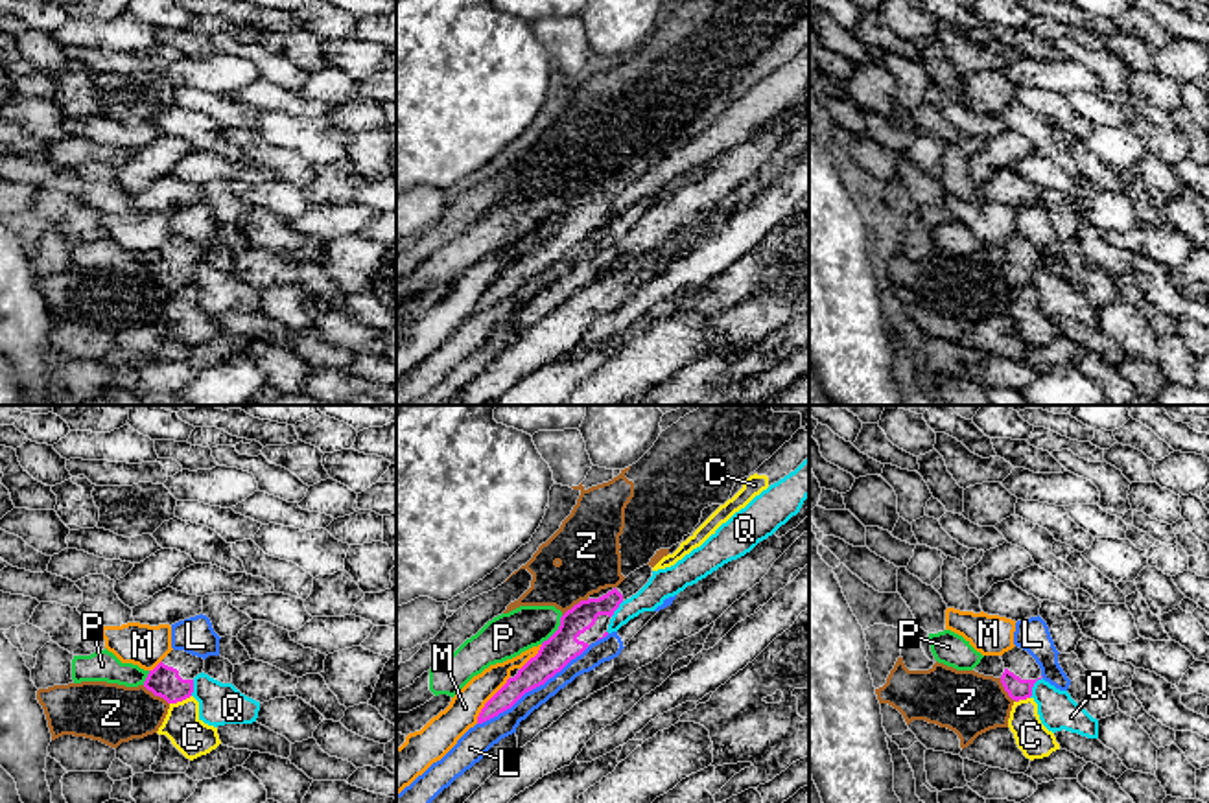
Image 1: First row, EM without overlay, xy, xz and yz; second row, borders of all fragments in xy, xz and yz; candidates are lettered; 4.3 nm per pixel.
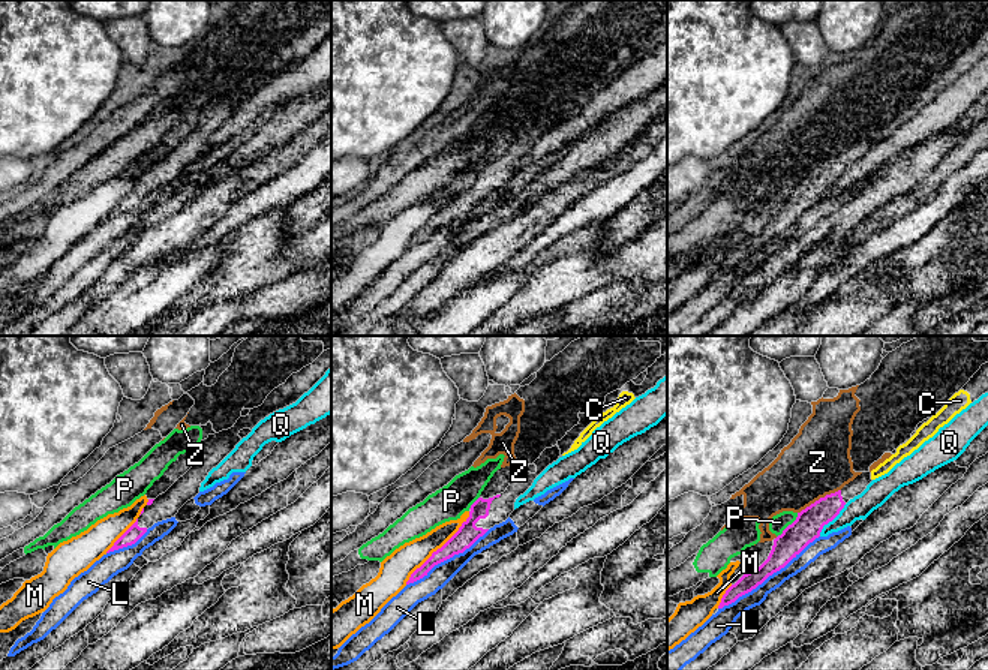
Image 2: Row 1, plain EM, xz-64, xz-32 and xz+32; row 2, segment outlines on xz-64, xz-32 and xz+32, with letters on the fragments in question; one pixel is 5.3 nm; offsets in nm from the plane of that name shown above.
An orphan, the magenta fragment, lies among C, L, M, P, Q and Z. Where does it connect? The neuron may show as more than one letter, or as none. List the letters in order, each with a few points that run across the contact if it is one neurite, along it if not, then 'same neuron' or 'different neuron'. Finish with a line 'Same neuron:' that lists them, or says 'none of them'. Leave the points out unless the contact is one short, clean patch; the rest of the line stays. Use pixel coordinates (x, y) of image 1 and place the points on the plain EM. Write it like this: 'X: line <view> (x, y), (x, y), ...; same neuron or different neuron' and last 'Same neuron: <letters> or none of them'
C: different neuron
L: different neuron
M: different neuron
P: line xz (563, 203), (557, 216), (540, 231); different neuron
Q: different neuron
Z: different neuron
Same neuron: none of them

